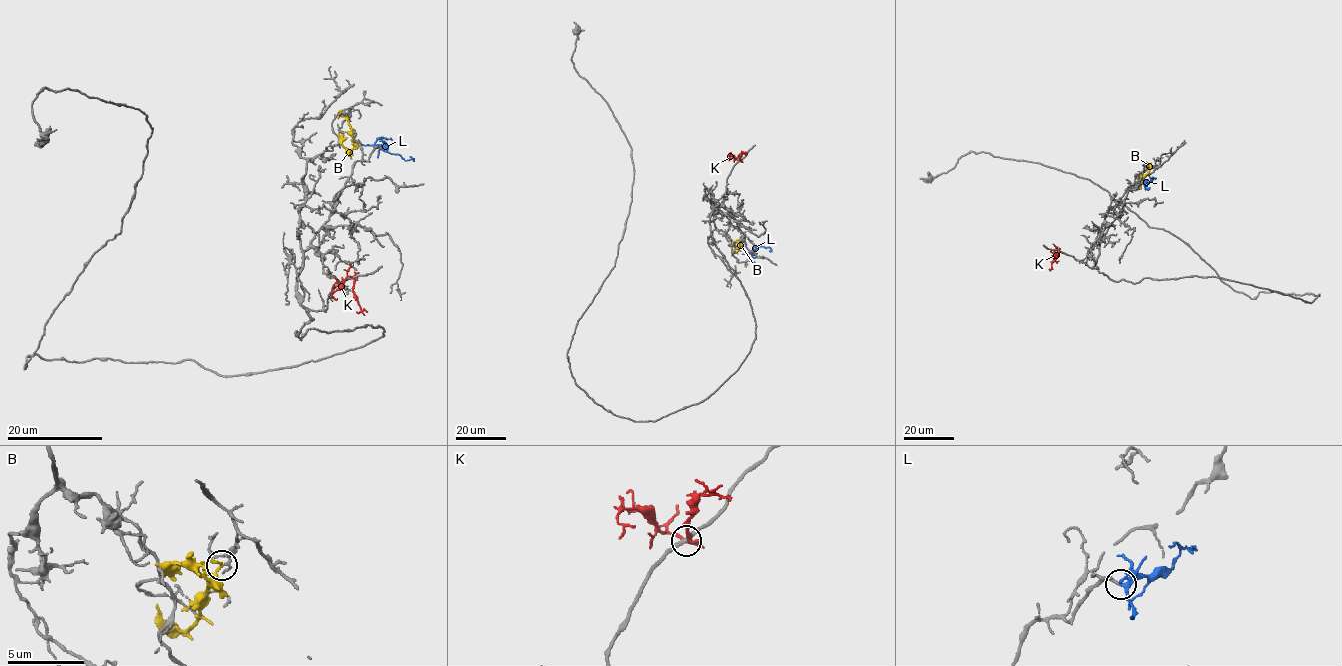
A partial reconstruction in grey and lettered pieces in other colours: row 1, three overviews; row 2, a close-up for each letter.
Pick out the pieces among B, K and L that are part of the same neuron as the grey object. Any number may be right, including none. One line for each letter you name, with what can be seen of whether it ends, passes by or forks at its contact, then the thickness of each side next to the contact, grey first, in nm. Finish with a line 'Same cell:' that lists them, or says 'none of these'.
L: it forks | 190/180 nm
Same cell: L

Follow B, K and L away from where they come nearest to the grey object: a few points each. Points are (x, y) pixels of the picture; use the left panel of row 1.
B: (358, 145), (353, 142), (346, 118), (338, 118)
K: (353, 277), (353, 294), (360, 311), (356, 312)
L: (382, 150), (375, 142), (379, 138), (392, 139)

